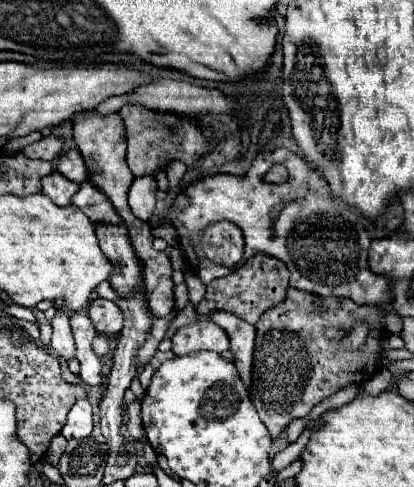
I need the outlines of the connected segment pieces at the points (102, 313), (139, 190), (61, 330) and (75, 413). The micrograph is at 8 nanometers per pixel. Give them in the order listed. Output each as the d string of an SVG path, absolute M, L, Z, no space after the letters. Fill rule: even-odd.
M92 299L90 303L90 319L96 327L96 331L106 335L118 335L122 329L122 311L116 307L116 303L108 299Z
M142 175L134 179L128 193L128 205L138 219L142 221L150 219L156 205L156 193L158 193L158 183L154 175Z
M58 311L54 319L50 321L52 325L52 349L62 357L62 359L72 359L76 355L76 345L72 339L72 329L68 323L68 315L64 311Z
M80 399L74 403L74 407L68 413L66 425L62 429L62 435L66 439L84 439L92 433L94 421L92 421L92 407L88 399Z

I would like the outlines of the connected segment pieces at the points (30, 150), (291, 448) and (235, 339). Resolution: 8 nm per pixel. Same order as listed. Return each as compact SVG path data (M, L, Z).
M42 137L40 141L24 147L24 153L28 157L36 157L36 159L46 159L46 161L52 161L54 157L58 157L60 153L64 151L64 141L60 137Z
M304 429L294 443L288 443L282 451L278 451L278 453L270 459L272 469L274 469L274 471L282 471L282 469L288 467L294 459L298 459L300 453L302 453L302 449L304 449L304 445L308 445L308 443L306 443L308 439L310 439L310 429Z
M216 311L212 315L212 321L228 333L230 351L234 353L234 365L236 365L244 385L250 389L252 387L252 359L254 359L256 327L226 311Z

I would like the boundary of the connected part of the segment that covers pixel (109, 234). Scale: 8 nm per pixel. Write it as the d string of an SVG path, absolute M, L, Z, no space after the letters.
M124 223L104 227L96 227L96 235L104 255L114 263L114 273L110 277L112 287L120 295L128 295L140 283L140 265L136 253L132 251L132 241Z

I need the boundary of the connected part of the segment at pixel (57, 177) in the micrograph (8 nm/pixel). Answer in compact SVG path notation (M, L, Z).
M54 171L42 179L42 193L46 197L50 197L60 207L70 205L72 195L78 191L78 187L80 187L78 183L72 183L64 175L60 175L58 171Z

